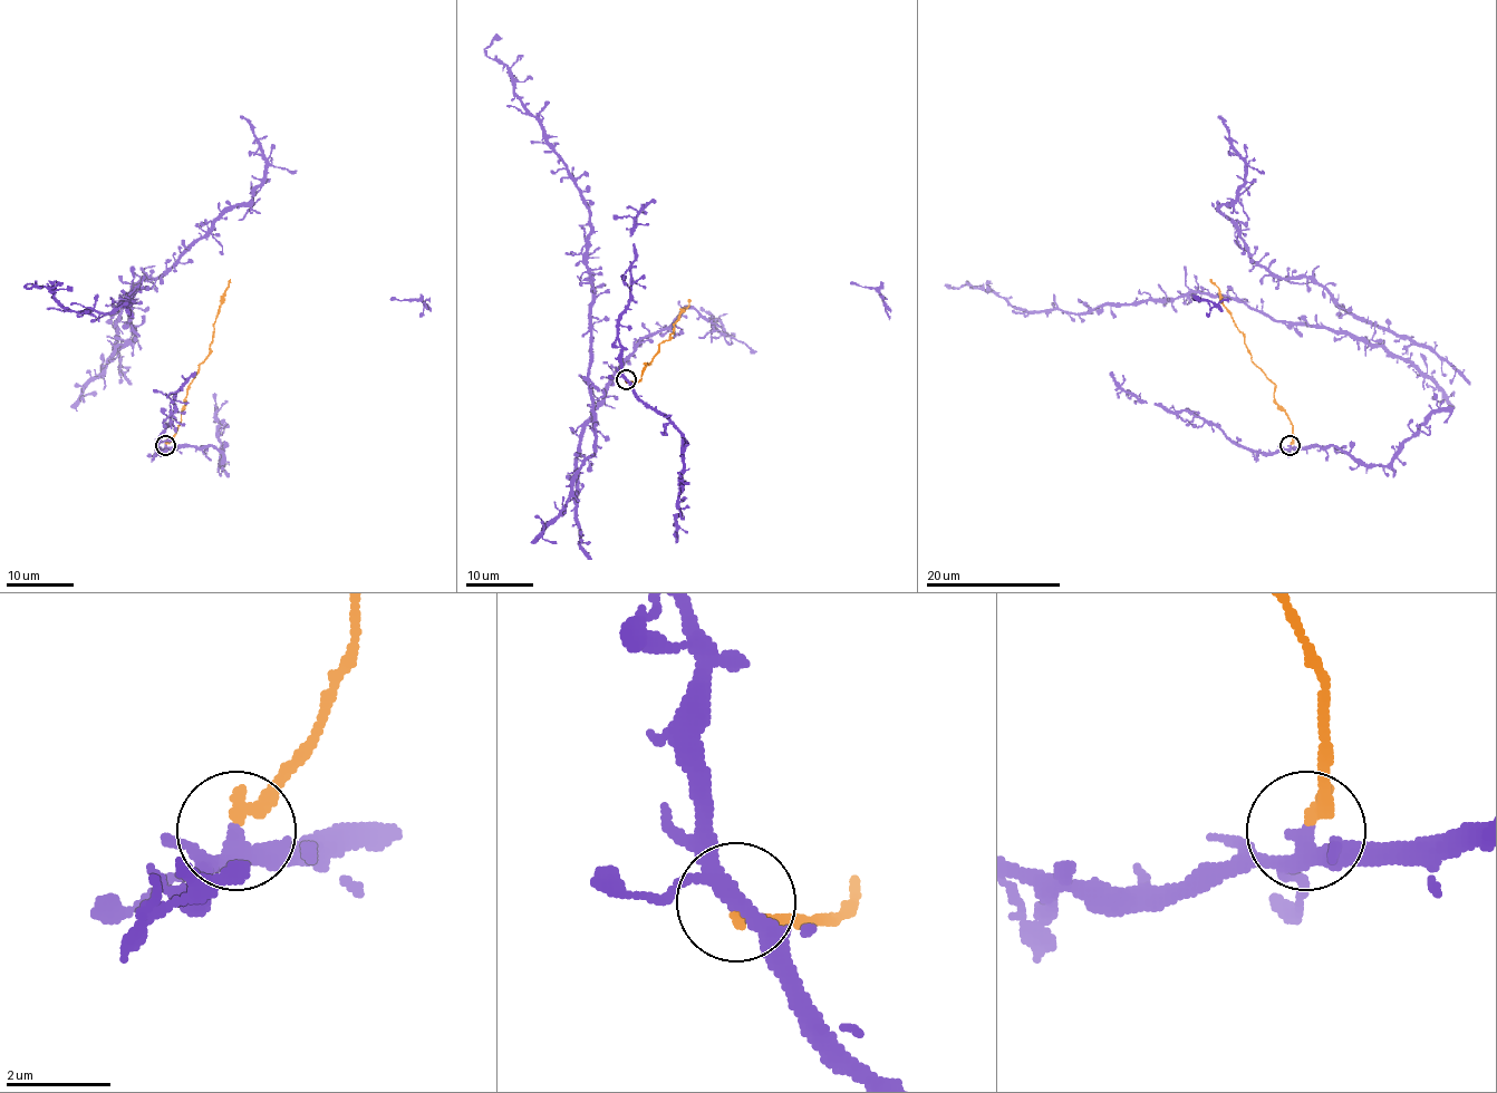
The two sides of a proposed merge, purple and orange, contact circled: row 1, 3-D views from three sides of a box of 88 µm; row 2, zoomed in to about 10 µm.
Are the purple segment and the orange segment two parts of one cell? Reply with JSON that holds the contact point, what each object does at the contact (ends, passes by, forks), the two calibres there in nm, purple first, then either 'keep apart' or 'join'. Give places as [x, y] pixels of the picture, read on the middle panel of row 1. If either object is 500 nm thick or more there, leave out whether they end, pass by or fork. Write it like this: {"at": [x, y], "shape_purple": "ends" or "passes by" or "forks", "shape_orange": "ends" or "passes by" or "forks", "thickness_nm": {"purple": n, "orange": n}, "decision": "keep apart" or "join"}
{"at": [626, 379], "shape_purple": "forks", "shape_orange": "ends", "thickness_nm": {"purple": 260, "orange": 280}, "decision": "keep apart"}

